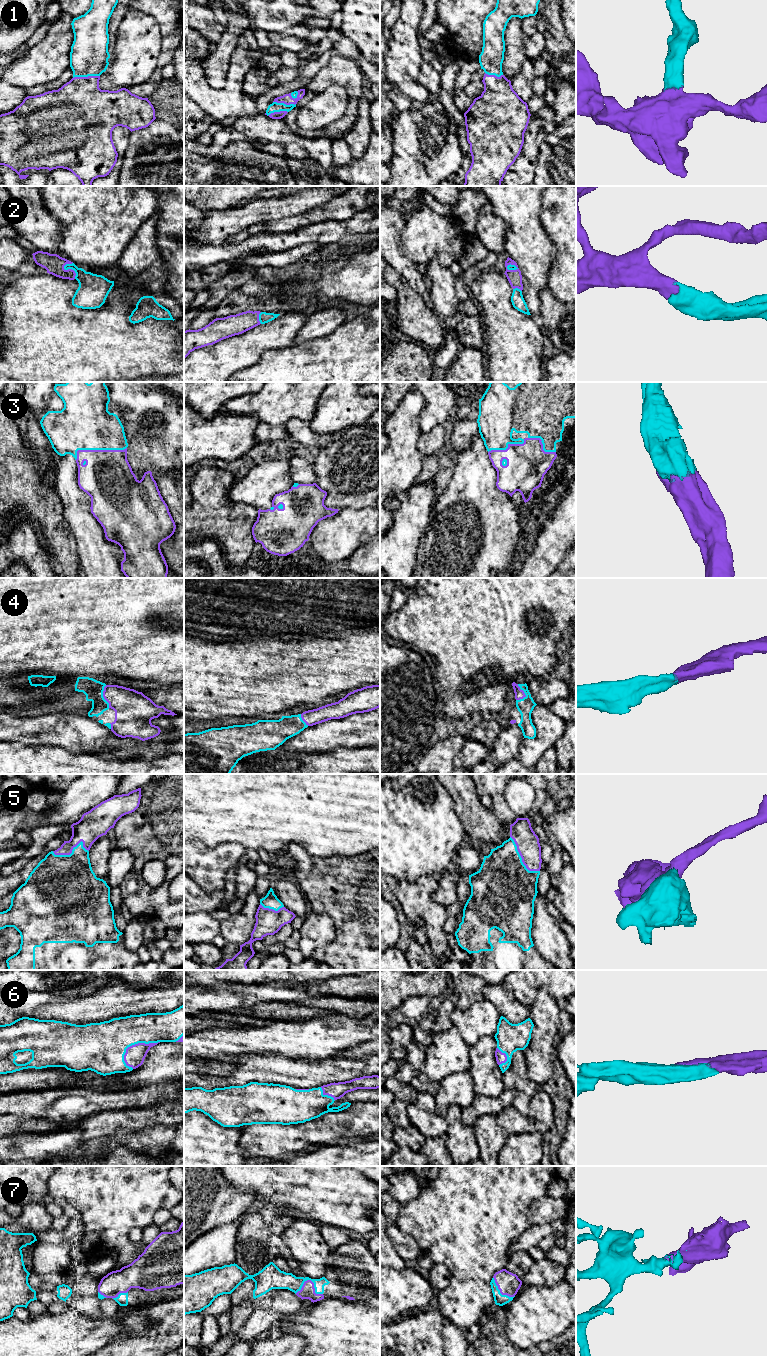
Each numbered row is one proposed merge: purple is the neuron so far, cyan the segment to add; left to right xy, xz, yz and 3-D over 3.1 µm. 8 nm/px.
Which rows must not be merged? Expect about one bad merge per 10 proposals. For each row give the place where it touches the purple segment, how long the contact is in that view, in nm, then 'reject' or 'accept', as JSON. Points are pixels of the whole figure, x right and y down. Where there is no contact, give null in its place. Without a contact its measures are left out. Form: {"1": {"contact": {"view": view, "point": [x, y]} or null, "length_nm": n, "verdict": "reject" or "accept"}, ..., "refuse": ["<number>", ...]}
{"1": {"contact": {"view": "xy", "point": [86, 77]}, "length_nm": 220, "verdict": "accept"}, "2": {"contact": {"view": "xy", "point": [70, 269]}, "length_nm": 150, "verdict": "accept"}, "3": {"contact": {"view": "xy", "point": [97, 450]}, "length_nm": 420, "verdict": "accept"}, "4": {"contact": {"view": "yz", "point": [524, 693]}, "length_nm": 140, "verdict": "accept"}, "5": {"contact": {"view": "yz", "point": [521, 857]}, "length_nm": 380, "verdict": "accept"}, "6": {"contact": {"view": "xy", "point": [135, 1044]}, "length_nm": 340, "verdict": "accept"}, "7": {"contact": {"view": "xz", "point": [311, 1281]}, "length_nm": 220, "verdict": "accept"}, "refuse": []}

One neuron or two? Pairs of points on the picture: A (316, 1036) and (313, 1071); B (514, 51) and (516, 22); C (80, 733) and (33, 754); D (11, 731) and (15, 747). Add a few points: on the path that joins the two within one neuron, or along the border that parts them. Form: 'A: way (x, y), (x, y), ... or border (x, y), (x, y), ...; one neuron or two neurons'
A: border (331, 1057), (317, 1060), (291, 1059); two neurons
B: way (514, 44), (514, 29); one neuron
C: border (29, 743), (59, 745), (74, 753); two neurons
D: border (16, 740), (10, 742); two neurons

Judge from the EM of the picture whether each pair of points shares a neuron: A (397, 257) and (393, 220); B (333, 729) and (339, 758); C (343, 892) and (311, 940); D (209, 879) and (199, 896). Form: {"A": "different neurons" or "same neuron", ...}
{"A": "same neuron", "B": "different neurons", "C": "different neurons", "D": "different neurons"}

